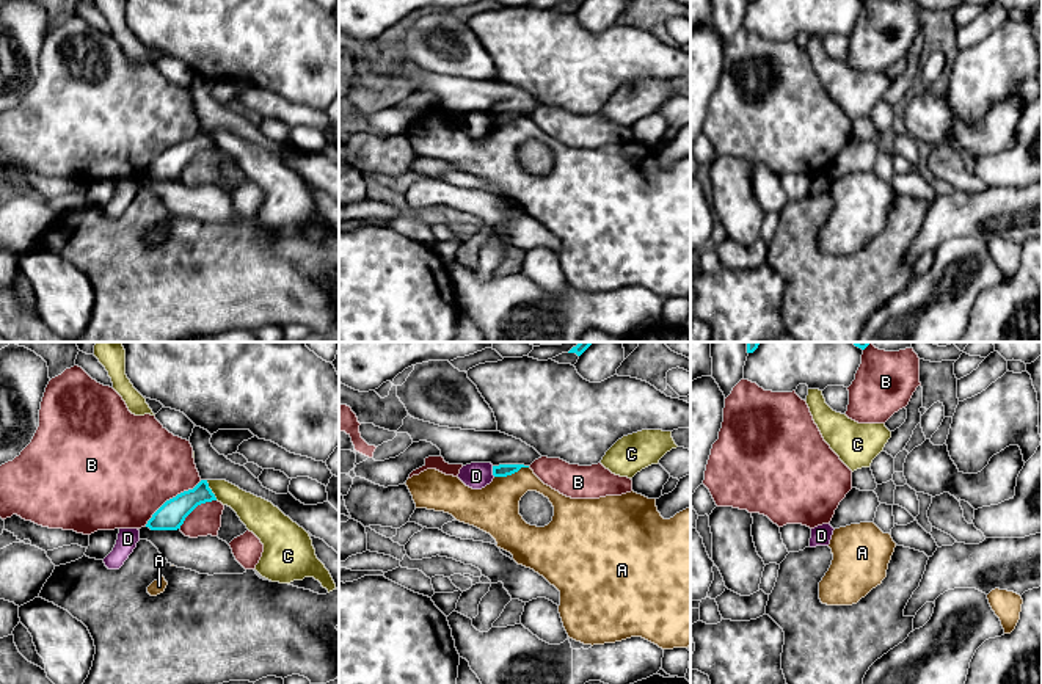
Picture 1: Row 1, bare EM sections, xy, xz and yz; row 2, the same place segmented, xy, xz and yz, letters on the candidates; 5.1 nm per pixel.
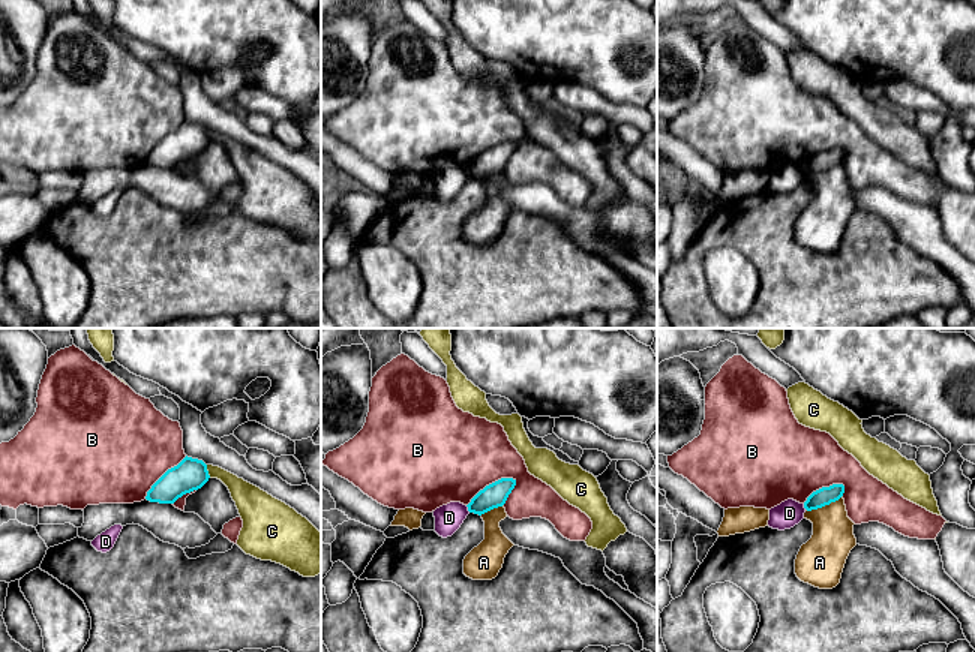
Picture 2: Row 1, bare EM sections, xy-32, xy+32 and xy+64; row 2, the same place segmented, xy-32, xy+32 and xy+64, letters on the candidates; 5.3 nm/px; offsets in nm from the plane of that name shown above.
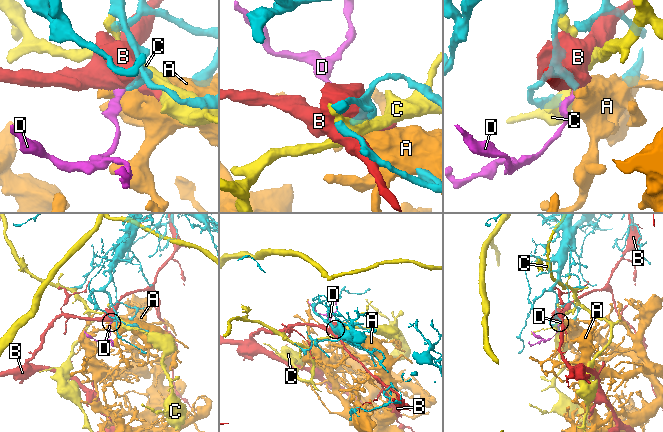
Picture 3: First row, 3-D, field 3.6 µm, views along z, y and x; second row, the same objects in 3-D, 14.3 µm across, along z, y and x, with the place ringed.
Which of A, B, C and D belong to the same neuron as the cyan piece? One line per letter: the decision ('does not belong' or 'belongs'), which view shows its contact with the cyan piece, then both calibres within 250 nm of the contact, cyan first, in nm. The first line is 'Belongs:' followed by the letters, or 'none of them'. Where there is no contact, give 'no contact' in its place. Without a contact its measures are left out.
Belongs: none of them
A: does not belong; meets cyan in xz; 60 nm thick on the cyan side, 260 nm on the other
B: does not belong; meets cyan in xy; 140 nm thick on the cyan side, 480 nm on the other
C: does not belong; meets cyan in xy; 140 nm thick on the cyan side, 160 nm on the other
D: does not belong; meets cyan in xz; 60 nm thick on the cyan side, 140 nm on the other

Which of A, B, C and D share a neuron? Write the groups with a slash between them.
A / B / C / D

